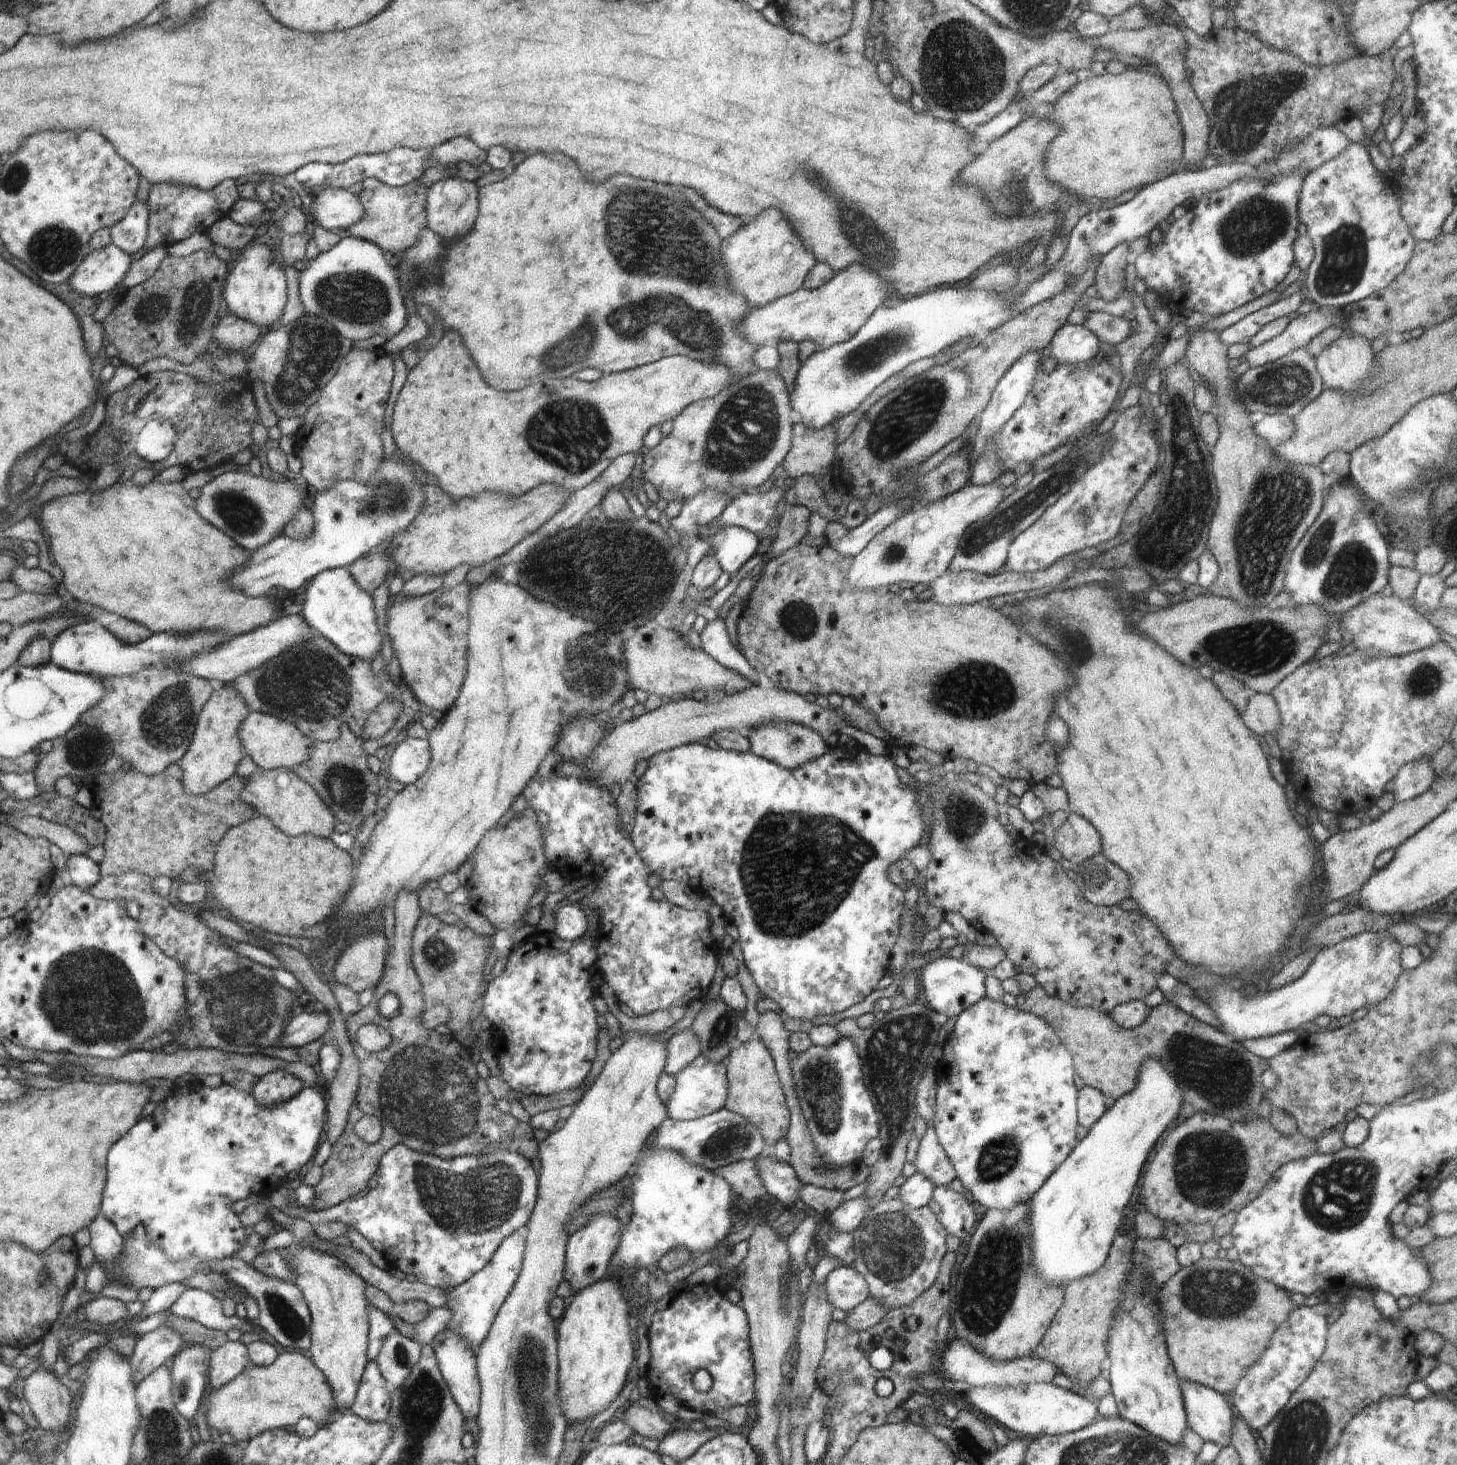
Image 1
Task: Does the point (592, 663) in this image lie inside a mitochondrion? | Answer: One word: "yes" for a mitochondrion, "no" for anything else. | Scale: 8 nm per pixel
yes

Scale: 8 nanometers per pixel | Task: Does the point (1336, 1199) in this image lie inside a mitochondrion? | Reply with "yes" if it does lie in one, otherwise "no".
yes

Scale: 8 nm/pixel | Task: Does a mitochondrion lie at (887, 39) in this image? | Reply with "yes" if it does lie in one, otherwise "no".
no

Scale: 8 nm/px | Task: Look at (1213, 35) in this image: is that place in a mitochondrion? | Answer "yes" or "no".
no

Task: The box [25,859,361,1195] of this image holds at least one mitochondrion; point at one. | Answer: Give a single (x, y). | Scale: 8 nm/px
(88, 995)

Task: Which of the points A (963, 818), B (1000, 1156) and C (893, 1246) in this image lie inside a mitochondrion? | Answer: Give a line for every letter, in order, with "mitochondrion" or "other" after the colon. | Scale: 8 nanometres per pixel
A: mitochondrion
B: mitochondrion
C: mitochondrion

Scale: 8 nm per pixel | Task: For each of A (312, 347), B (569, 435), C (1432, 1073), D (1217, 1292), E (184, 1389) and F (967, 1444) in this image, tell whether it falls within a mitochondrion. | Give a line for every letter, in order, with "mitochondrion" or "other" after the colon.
A: mitochondrion
B: mitochondrion
C: mitochondrion
D: mitochondrion
E: mitochondrion
F: other

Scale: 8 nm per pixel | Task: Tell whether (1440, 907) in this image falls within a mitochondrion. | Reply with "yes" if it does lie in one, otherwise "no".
no

